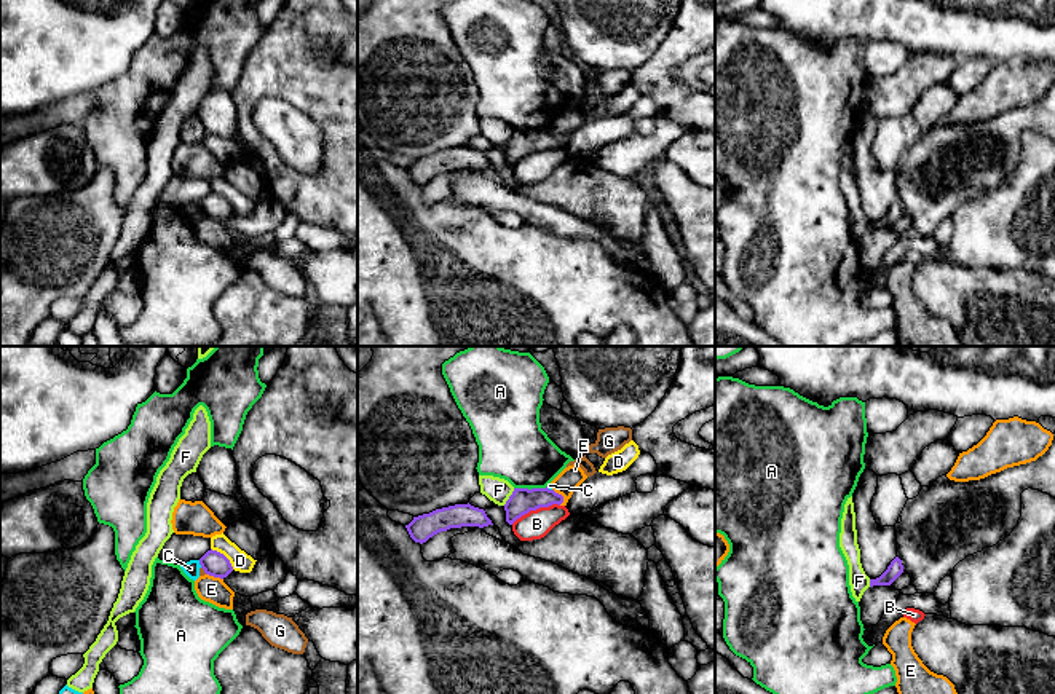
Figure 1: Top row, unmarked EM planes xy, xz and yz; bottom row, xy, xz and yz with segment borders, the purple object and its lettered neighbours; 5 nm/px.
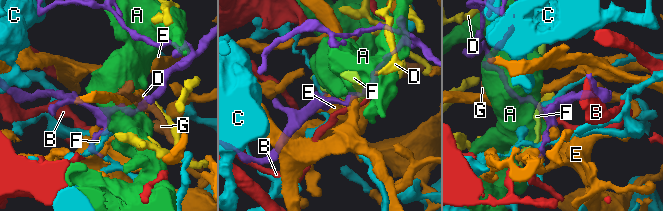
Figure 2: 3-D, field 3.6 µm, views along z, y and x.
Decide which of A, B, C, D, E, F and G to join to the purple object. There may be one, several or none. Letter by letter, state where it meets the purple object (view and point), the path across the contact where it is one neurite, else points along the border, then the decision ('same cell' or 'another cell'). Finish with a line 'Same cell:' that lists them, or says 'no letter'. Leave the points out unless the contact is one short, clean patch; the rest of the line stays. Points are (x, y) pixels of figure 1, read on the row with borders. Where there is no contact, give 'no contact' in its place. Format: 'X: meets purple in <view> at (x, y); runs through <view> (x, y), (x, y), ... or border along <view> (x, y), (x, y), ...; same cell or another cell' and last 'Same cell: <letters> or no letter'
A: meets purple in xz at (532, 488); another cell
B: meets purple in xz at (535, 509); another cell
C: meets purple in xy at (200, 563); another cell
D: meets purple in xy at (224, 555); border along xy (211, 548), (219, 551), (233, 568); another cell
E: meets purple in xz at (562, 496); another cell
F: meets purple in xz at (509, 496); border along xz (514, 488), (503, 504); another cell
G: meets purple in xy at (203, 568); border along xy (201, 567), (206, 573); another cell
Same cell: no letter

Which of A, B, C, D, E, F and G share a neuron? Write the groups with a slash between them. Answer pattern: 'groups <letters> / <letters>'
groups A / B / C D / E / F / G

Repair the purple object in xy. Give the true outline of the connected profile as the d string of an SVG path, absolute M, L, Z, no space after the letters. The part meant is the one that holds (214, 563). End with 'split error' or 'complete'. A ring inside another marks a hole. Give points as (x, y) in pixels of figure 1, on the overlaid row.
M212 549L200 558L200 565L206 574L220 579L227 578L233 571L230 560L223 554Z; complete

